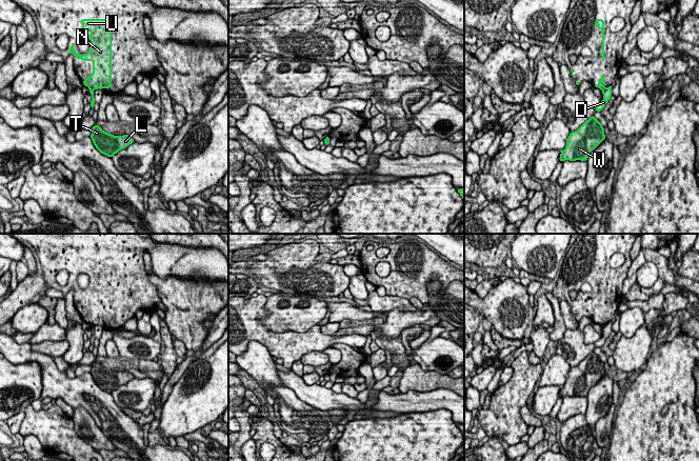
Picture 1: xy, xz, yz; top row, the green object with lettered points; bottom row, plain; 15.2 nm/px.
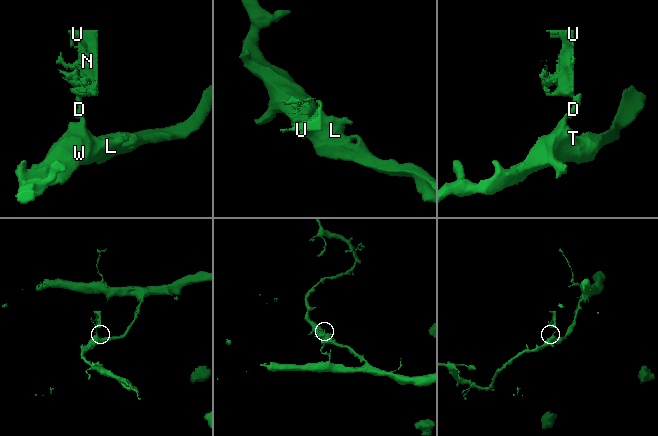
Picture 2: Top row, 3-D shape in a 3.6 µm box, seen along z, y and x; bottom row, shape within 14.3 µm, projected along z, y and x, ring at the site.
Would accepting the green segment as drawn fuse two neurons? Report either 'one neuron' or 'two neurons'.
two neurons

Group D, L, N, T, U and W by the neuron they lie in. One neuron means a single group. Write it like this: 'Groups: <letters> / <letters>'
Groups: D L T W / N U

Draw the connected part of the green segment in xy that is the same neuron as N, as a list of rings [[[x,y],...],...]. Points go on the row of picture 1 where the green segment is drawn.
[[[81,19],[82,37],[86,31],[91,35],[91,49],[84,55],[78,55],[74,48],[74,43],[69,47],[67,55],[73,54],[78,60],[93,62],[93,74],[87,76],[82,83],[89,89],[112,87],[112,20],[111,19]]]

